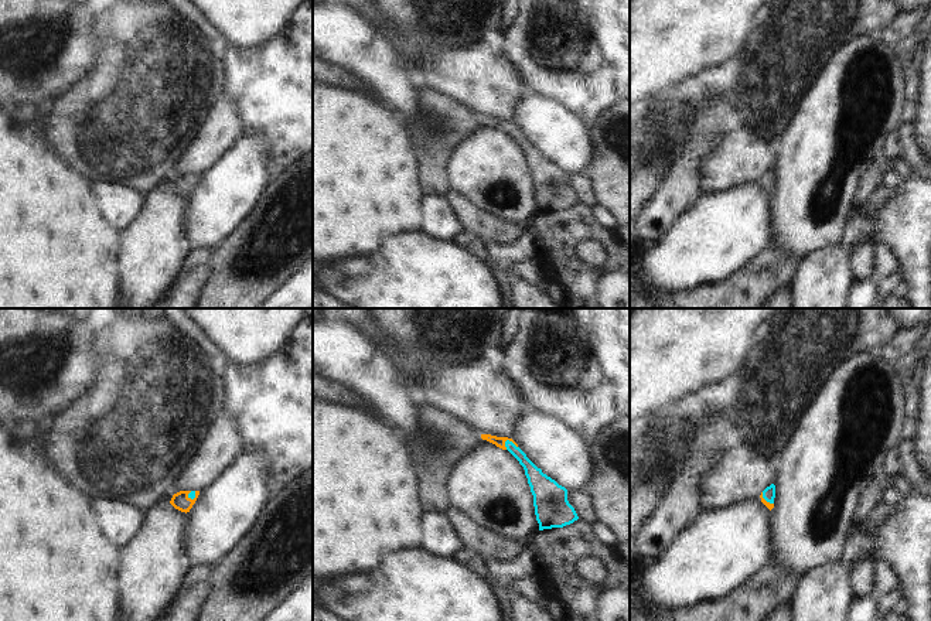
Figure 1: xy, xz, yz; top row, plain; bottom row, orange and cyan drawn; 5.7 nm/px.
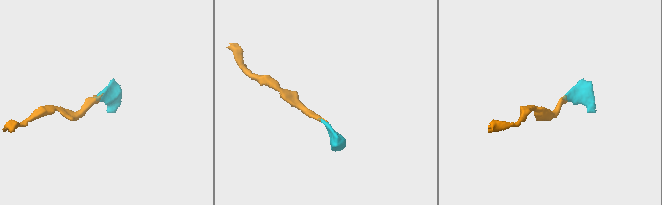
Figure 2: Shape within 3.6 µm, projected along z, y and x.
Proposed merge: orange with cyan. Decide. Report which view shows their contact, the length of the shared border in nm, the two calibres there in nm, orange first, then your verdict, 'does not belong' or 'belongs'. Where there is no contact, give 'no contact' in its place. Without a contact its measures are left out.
xz | 90 nm | 60/100 nm | belongs

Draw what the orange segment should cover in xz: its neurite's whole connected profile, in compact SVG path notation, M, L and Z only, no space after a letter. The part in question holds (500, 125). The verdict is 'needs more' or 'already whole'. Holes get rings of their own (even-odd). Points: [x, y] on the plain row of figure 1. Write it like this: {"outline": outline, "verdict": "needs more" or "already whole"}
{"outline": "M481 117L481 122L502 133L508 133L524 150L533 178L533 190L539 214L563 211L579 202L574 191L567 184L567 173L543 157L512 122L491 117Z", "verdict": "needs more"}

